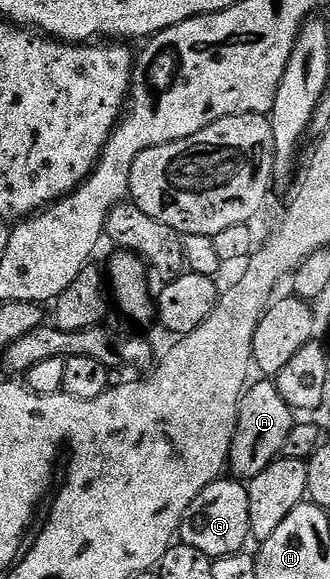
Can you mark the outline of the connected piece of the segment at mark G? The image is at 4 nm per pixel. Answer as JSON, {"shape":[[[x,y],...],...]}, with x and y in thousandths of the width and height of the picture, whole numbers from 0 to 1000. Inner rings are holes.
{"shape":[[[673,826],[633,836],[567,874],[567,888],[548,896],[545,938],[591,943],[639,964],[712,957],[758,938],[761,867],[752,841],[727,827]],[[694,827],[694,829],[691,829]]]}

